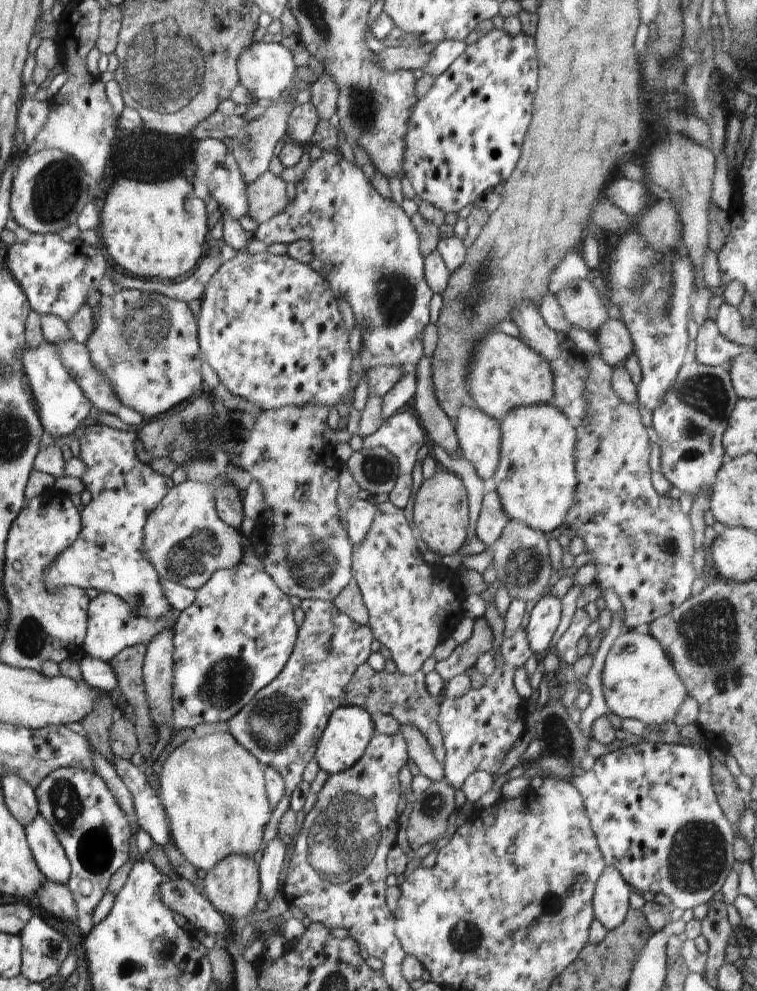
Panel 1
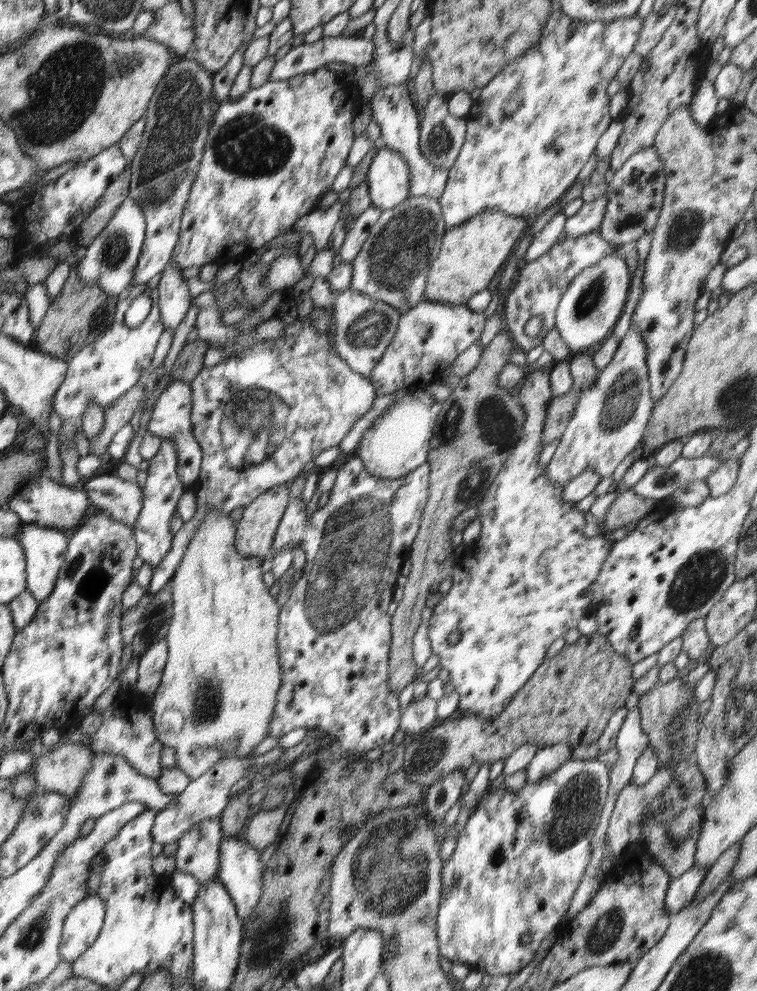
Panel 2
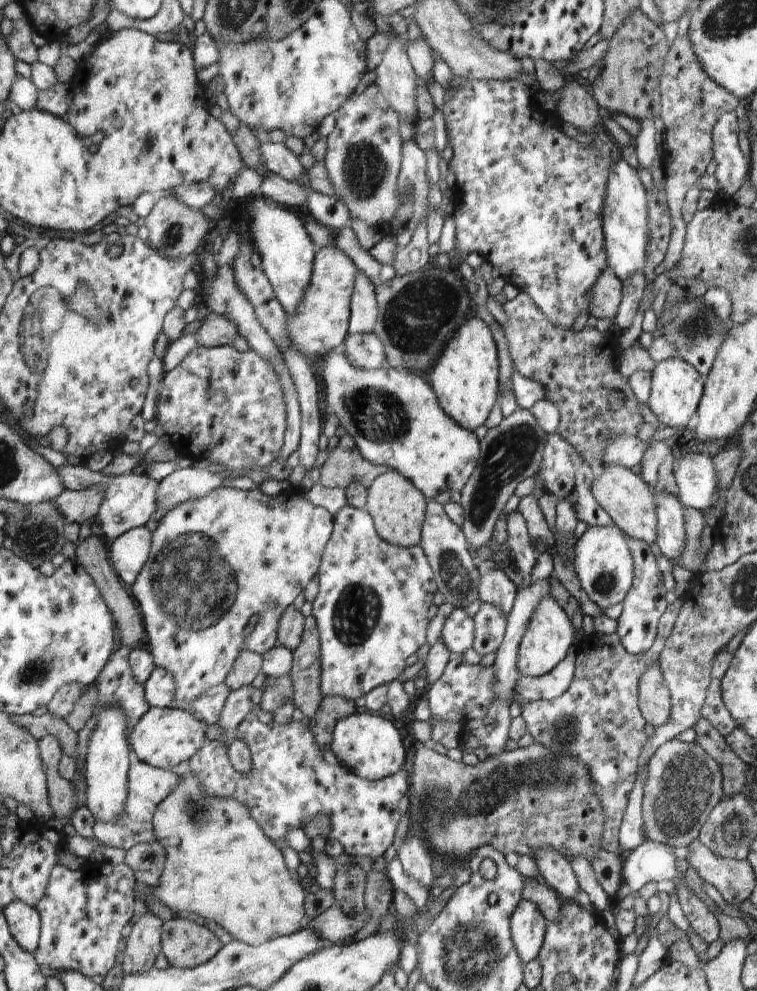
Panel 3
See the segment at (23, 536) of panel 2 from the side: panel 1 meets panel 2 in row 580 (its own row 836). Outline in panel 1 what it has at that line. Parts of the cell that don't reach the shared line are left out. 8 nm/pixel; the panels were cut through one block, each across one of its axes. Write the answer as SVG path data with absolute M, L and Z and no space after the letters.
M39 814L33 823L25 826L25 833L40 872L47 880L67 885L72 878L72 866L49 821Z

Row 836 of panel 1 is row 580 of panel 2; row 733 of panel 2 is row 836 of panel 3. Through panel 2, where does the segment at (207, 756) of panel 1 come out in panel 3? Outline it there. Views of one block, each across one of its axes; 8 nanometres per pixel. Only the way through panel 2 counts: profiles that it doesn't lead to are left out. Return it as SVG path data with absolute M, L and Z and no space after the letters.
M184 761L182 767L177 771L179 780L176 787L165 800L162 800L162 803L156 808L153 815L155 841L164 848L167 860L165 861L165 868L162 872L159 886L152 890L152 894L156 896L162 904L165 904L174 912L179 912L181 915L192 912L192 914L198 914L198 916L202 916L202 918L206 918L206 920L212 920L213 923L218 924L218 926L221 926L226 930L226 933L230 933L233 939L251 945L252 947L261 946L263 943L266 943L275 937L292 935L293 933L302 930L303 926L301 924L306 918L305 897L307 894L301 884L292 879L291 872L286 867L281 850L266 837L262 828L260 828L250 815L250 810L244 804L237 802L236 799L210 795L203 788L203 784L201 783L201 780L197 778L197 775L189 770L188 761Z

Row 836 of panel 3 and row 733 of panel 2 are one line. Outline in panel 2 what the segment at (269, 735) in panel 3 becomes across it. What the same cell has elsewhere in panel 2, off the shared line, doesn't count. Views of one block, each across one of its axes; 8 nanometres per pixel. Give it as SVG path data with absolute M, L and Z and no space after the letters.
M354 457L348 460L337 470L337 479L330 491L328 502L308 517L306 515L306 502L301 496L291 498L288 501L286 510L280 519L274 540L273 548L281 550L287 547L299 546L306 554L306 563L302 570L300 580L294 583L290 597L286 600L281 608L278 620L278 664L282 671L281 685L276 695L276 706L274 709L272 721L268 726L268 737L284 737L288 732L298 728L314 729L320 728L322 731L335 736L339 745L345 753L353 752L356 756L362 757L362 754L378 747L386 747L393 739L395 733L399 730L400 703L398 702L399 694L391 692L388 688L388 662L390 662L391 646L391 617L388 615L388 608L392 596L397 587L398 577L402 564L408 557L408 551L411 544L419 531L423 508L429 497L429 474L431 468L426 462L421 464L416 470L401 476L400 478L382 478L378 475L371 475L364 466L361 458Z

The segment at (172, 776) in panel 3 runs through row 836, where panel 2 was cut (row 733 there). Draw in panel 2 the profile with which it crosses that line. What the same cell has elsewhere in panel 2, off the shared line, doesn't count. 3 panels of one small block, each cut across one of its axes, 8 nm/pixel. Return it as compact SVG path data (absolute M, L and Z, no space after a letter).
M118 699L102 712L102 723L98 731L91 736L91 744L88 746L96 753L111 752L123 756L134 770L141 772L154 780L160 776L163 766L160 764L161 755L159 752L161 744L158 742L153 718L151 713L137 712L121 713L118 709Z

